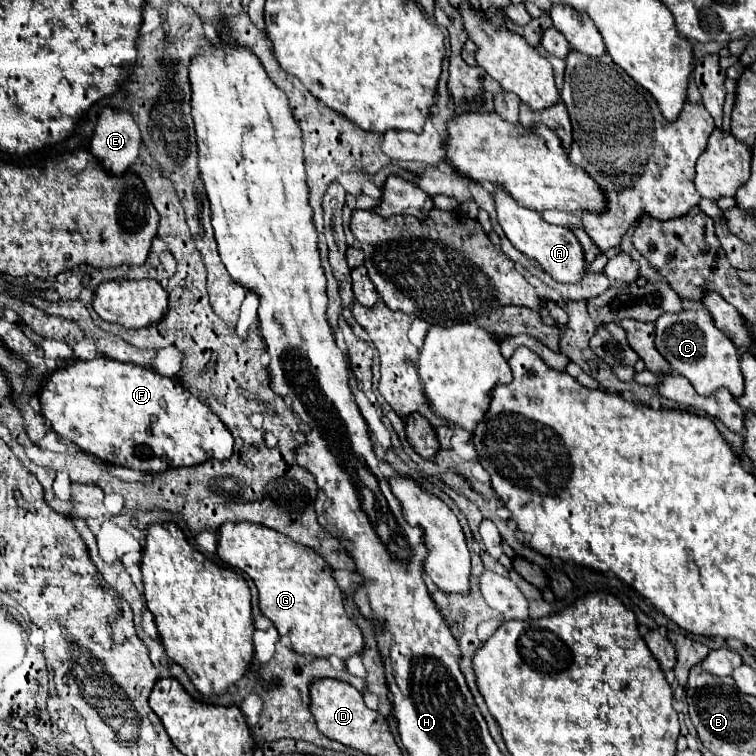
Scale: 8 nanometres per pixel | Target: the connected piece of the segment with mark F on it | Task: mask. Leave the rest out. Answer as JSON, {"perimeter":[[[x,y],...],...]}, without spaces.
{"perimeter":[[[109,357],[91,361],[79,359],[45,377],[39,391],[39,403],[41,415],[51,423],[51,429],[59,437],[111,465],[129,467],[143,473],[161,473],[173,467],[199,465],[213,457],[227,459],[233,453],[233,437],[227,425],[183,385],[149,367],[121,363]]]}

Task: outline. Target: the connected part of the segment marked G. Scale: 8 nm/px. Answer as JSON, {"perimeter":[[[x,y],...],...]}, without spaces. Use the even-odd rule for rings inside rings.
{"perimeter":[[[223,523],[219,529],[219,541],[217,541],[217,555],[223,563],[241,569],[247,573],[259,591],[259,601],[261,601],[261,613],[273,621],[275,629],[279,631],[281,637],[289,637],[291,647],[299,655],[315,655],[315,657],[331,657],[337,655],[339,659],[347,659],[355,653],[361,651],[363,647],[363,635],[359,627],[353,623],[353,619],[347,617],[345,607],[343,607],[343,595],[341,589],[337,587],[335,579],[331,577],[331,567],[309,547],[295,543],[287,535],[263,527],[259,523]]]}

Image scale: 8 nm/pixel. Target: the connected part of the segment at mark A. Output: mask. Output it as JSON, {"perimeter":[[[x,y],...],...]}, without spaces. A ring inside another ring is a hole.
{"perimeter":[[[501,187],[493,193],[495,197],[495,207],[497,207],[497,219],[507,235],[507,239],[513,243],[517,251],[527,255],[529,259],[537,261],[545,273],[549,273],[555,281],[559,283],[579,283],[587,271],[587,263],[583,257],[581,243],[573,235],[571,229],[559,227],[559,225],[549,225],[539,211],[531,211],[525,207],[519,207]]]}

